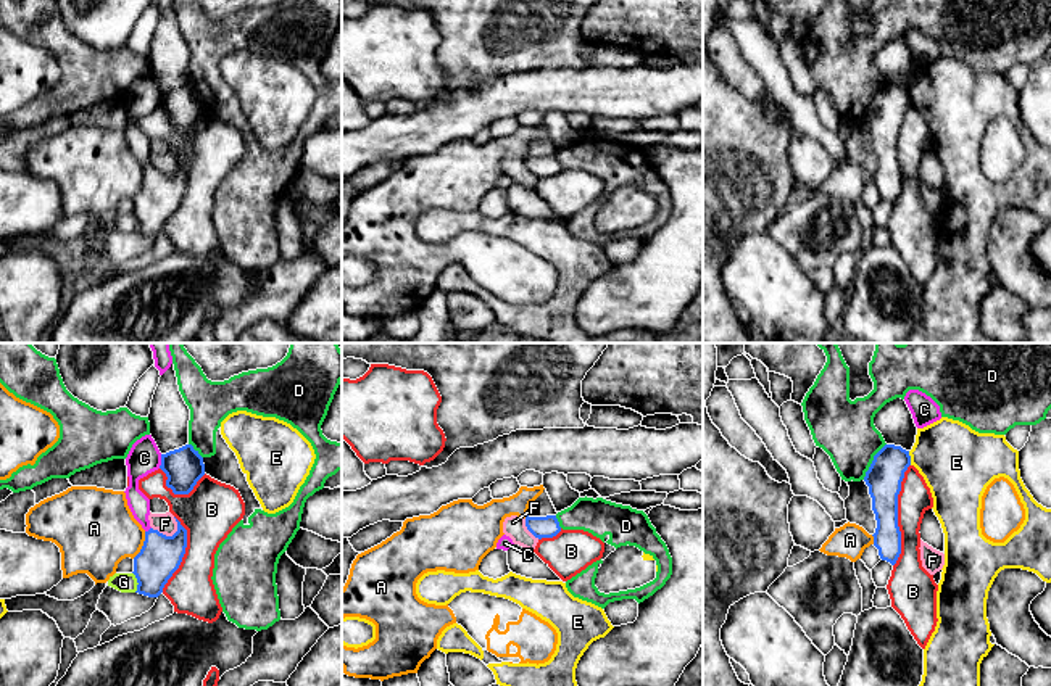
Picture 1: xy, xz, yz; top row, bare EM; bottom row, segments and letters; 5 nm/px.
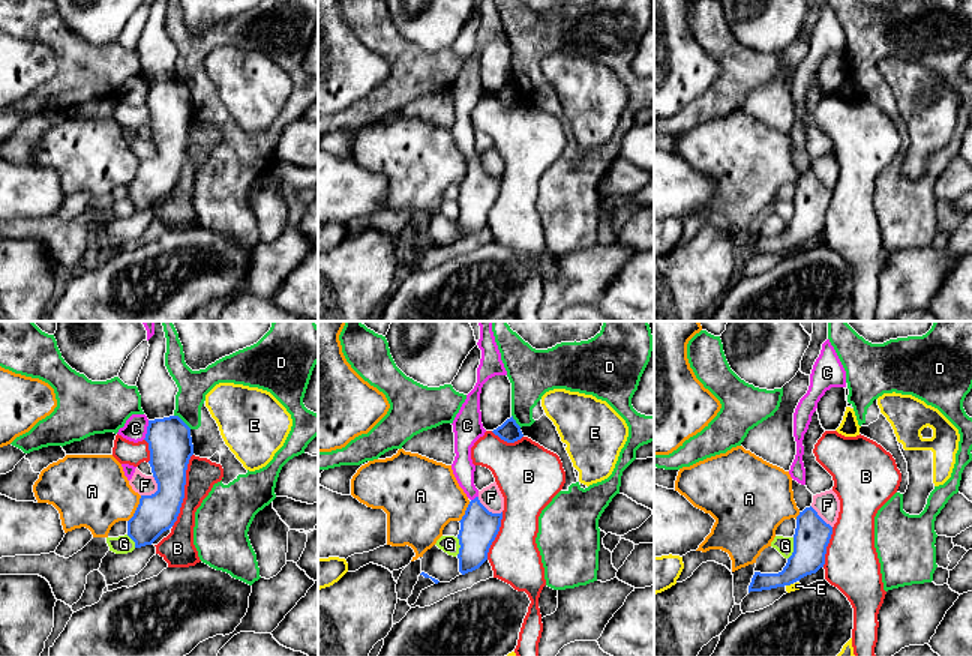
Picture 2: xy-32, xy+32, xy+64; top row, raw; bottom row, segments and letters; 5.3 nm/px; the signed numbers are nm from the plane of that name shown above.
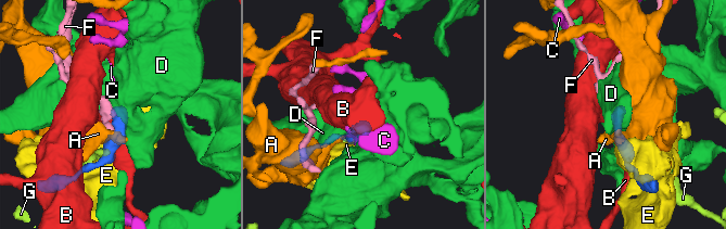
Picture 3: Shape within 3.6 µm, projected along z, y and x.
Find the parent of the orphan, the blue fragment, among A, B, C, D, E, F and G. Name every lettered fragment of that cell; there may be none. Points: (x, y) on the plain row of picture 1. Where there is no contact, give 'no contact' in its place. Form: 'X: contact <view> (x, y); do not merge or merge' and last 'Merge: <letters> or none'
A: contact xy (144, 184); do not merge
B: contact yz (897, 155); do not merge
C: contact xy (162, 100); merge
D: contact yz (872, 100); do not merge
E: contact yz (909, 97); do not merge
F: contact xy (168, 176); do not merge
G: contact xy (137, 221); do not merge
Merge: C

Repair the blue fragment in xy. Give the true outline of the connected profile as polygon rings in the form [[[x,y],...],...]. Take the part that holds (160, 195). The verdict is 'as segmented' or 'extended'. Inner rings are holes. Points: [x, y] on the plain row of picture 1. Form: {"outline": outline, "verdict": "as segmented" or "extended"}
{"outline": [[[177,161],[177,171],[166,176],[158,169],[145,171],[140,192],[134,196],[134,214],[139,233],[158,237],[164,224],[179,208],[187,187],[187,169]]], "verdict": "as segmented"}

